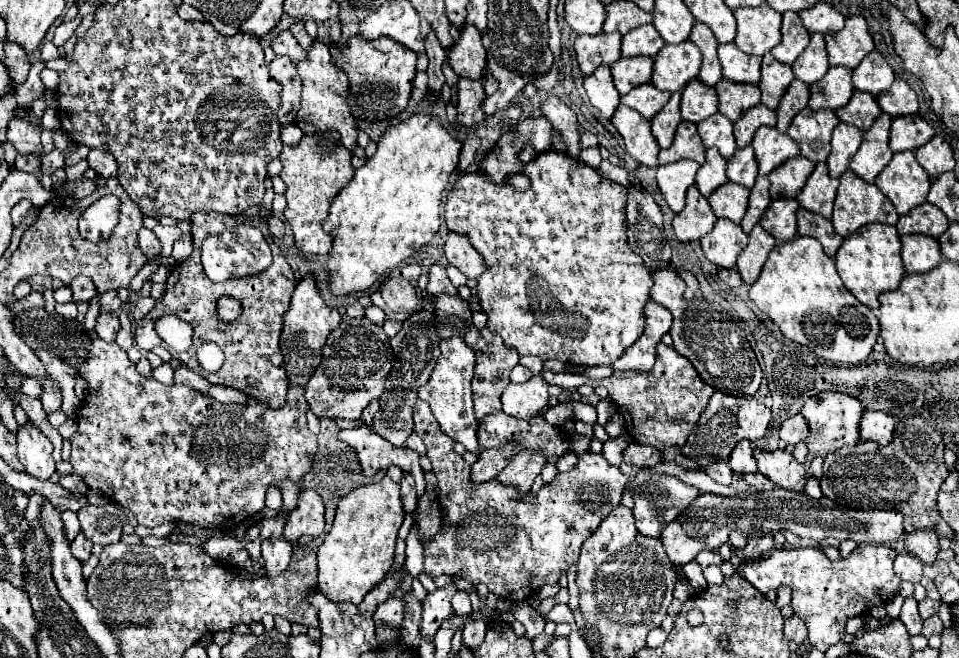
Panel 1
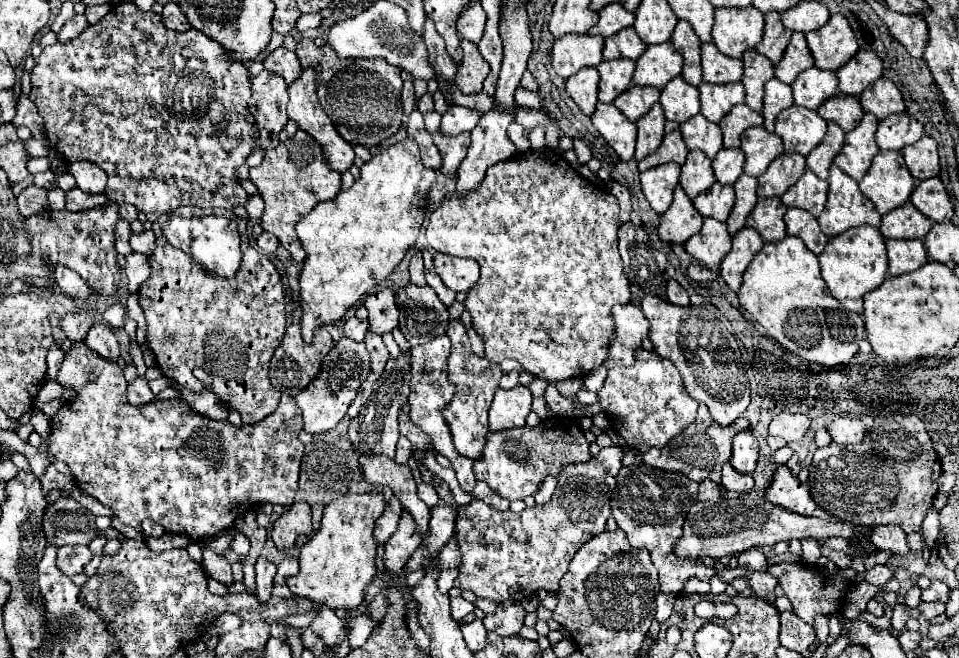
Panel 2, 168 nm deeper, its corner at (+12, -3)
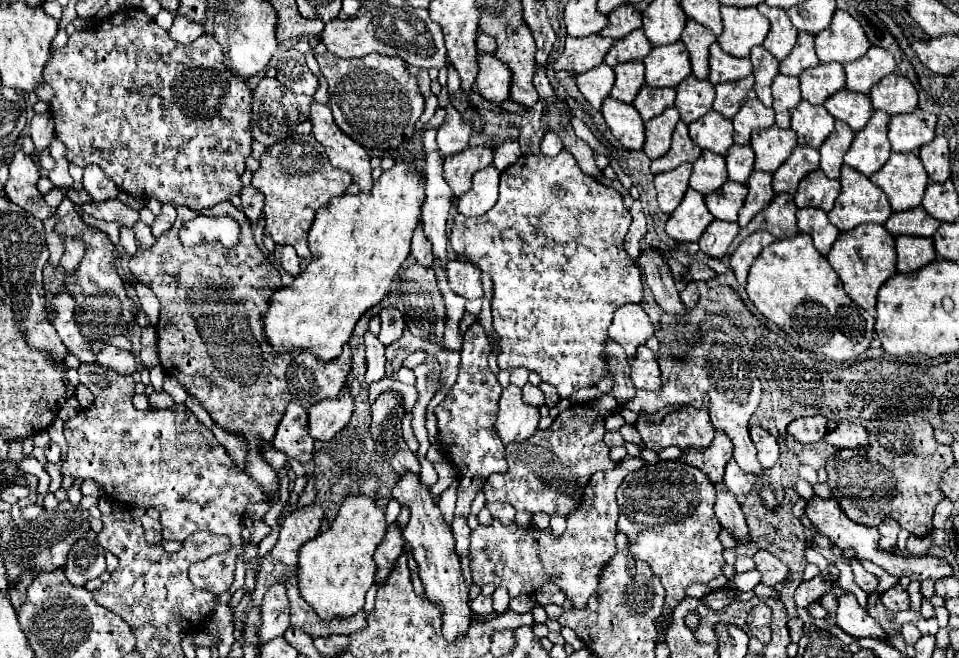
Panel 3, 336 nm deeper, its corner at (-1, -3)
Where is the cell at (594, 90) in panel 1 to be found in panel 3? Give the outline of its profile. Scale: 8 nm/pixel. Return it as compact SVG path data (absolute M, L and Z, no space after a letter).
M603 62L603 64L595 66L593 70L579 74L577 86L579 86L579 92L587 98L587 102L595 110L601 110L603 100L609 96L611 88L613 88L613 80L615 80L613 68Z

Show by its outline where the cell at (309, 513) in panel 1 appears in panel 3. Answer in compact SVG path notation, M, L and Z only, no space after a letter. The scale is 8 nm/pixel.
M315 504L299 508L293 514L289 514L281 524L279 540L271 550L271 556L283 564L297 564L299 548L319 534L321 522L323 510Z

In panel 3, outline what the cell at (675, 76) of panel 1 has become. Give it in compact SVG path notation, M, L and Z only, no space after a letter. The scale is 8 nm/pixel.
M679 40L667 46L655 46L649 56L643 60L645 64L645 84L647 86L677 86L683 78L691 74L689 52L685 44Z

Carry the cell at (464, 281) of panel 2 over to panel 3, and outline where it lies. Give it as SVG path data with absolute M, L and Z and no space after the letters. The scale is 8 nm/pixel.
M451 260L447 264L449 272L449 286L455 294L463 298L481 298L481 270L473 262Z

